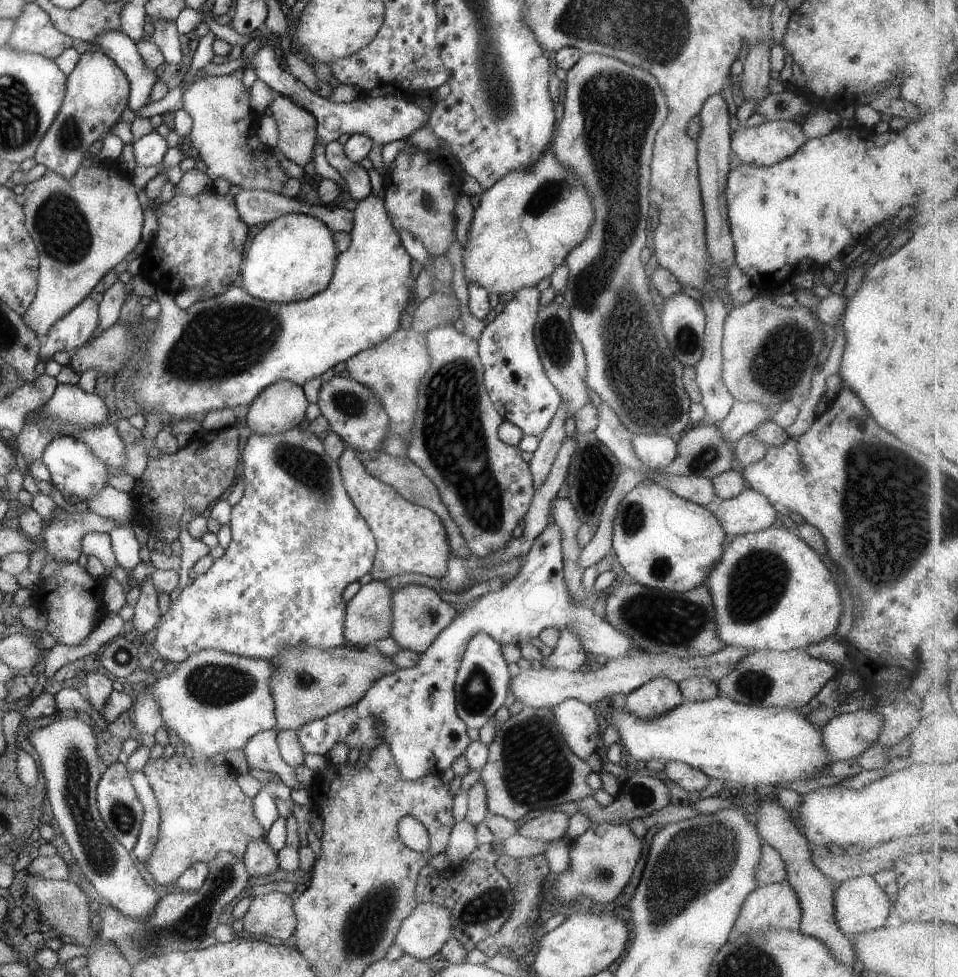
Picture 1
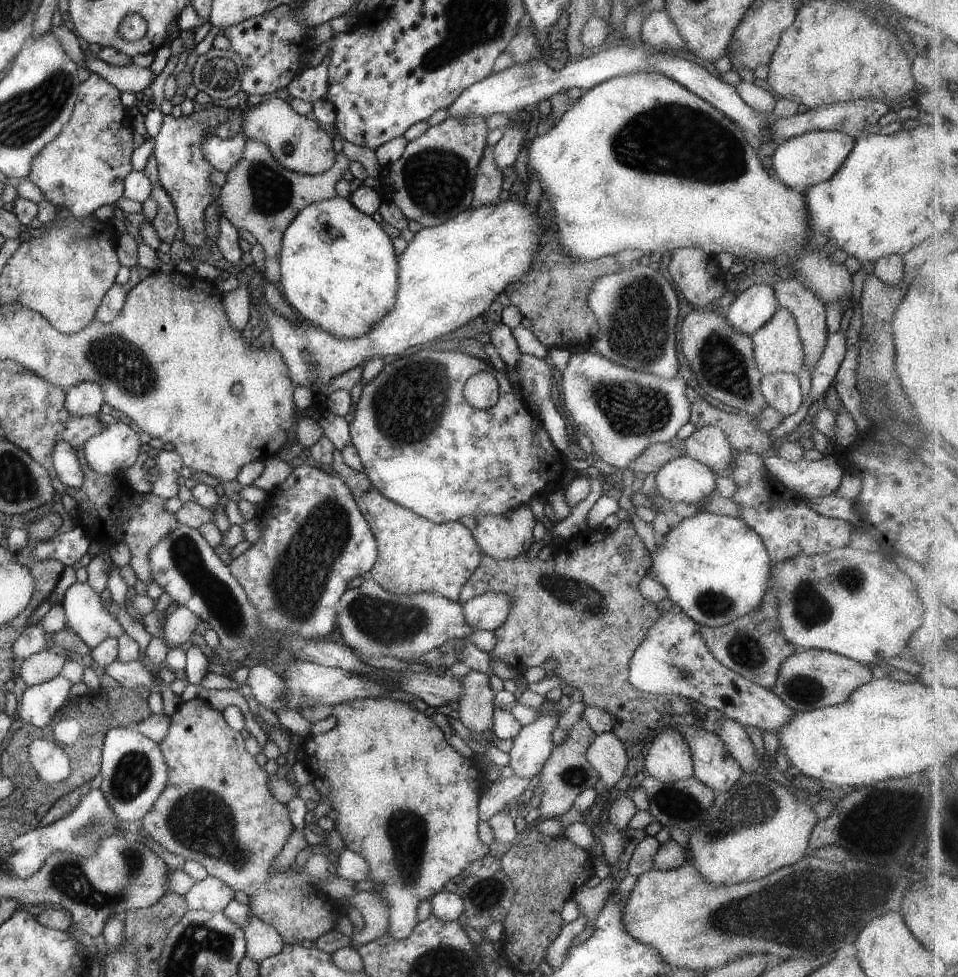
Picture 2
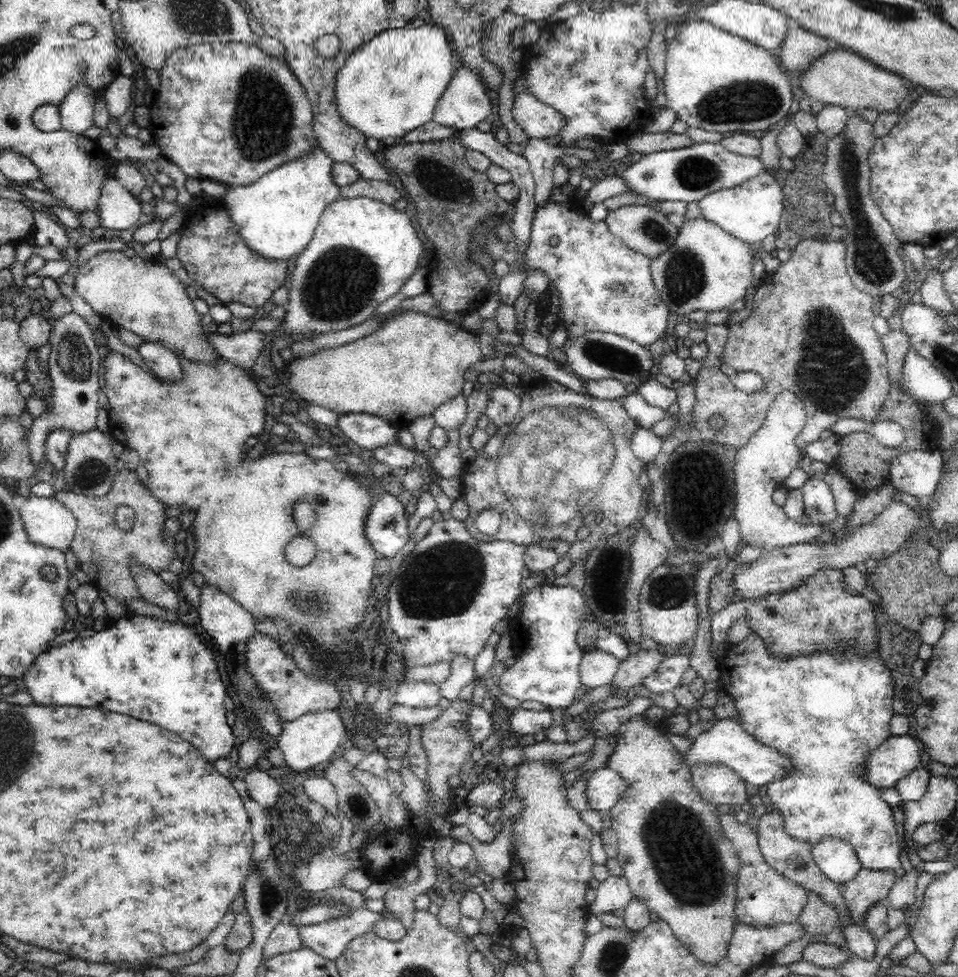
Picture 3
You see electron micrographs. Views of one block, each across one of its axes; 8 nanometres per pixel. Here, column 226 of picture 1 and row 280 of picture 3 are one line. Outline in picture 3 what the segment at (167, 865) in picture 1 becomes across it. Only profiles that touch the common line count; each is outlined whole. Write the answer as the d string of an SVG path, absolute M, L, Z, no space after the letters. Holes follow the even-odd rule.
M815 238L813 240L804 240L799 242L796 248L793 250L792 257L783 262L780 268L774 273L769 274L762 280L760 286L762 287L762 296L758 294L760 289L757 288L755 296L753 298L751 314L746 320L740 323L728 325L730 332L728 333L728 342L726 343L723 355L721 356L721 362L724 365L734 369L736 372L756 372L759 374L765 382L764 390L746 394L745 392L736 390L733 382L727 374L724 374L720 369L712 369L712 367L703 367L698 376L695 378L695 391L696 391L696 402L693 408L693 437L698 437L700 440L704 440L708 443L726 444L732 446L736 450L740 450L750 442L750 438L760 430L764 425L765 416L767 415L768 409L774 399L784 391L790 391L790 393L796 395L798 400L803 402L805 411L807 412L806 426L802 430L802 434L796 438L796 447L801 451L805 452L807 445L813 444L820 440L820 434L823 430L831 428L839 420L845 418L854 418L854 420L863 420L864 422L876 424L879 410L883 407L883 404L887 400L887 394L894 388L892 382L889 379L888 374L888 361L885 356L884 347L881 343L881 336L875 331L873 325L873 318L875 317L874 311L872 311L873 296L862 292L860 289L854 286L851 281L852 277L849 275L847 264L846 264L847 248L846 243L843 242L828 242L822 238ZM720 415L726 421L722 432L715 432L714 428L708 425L708 418L710 416Z

